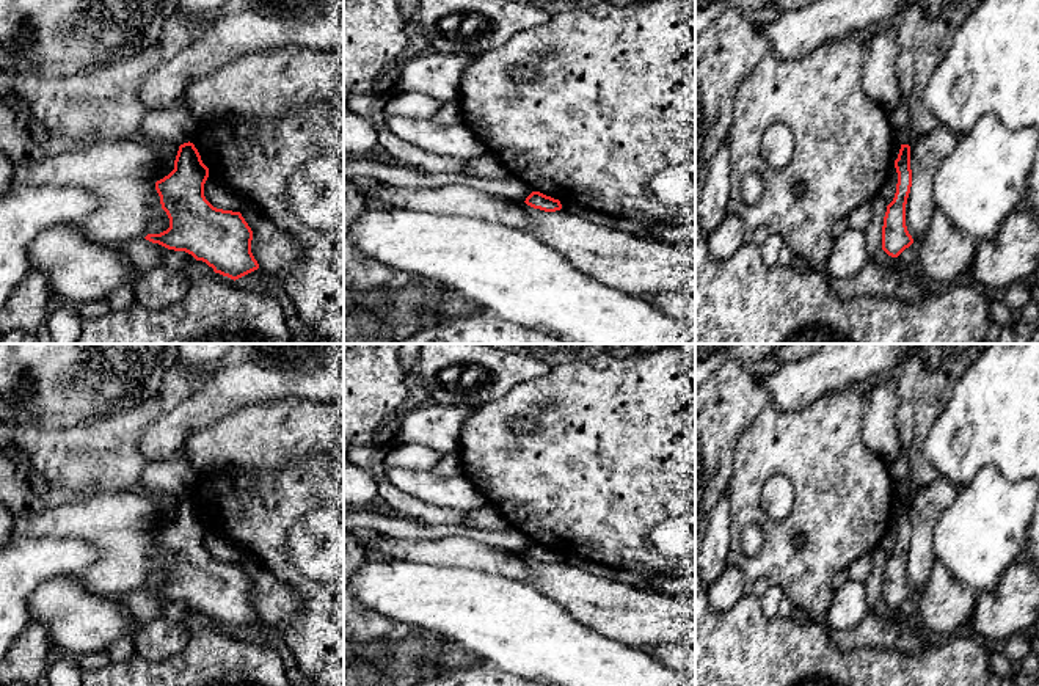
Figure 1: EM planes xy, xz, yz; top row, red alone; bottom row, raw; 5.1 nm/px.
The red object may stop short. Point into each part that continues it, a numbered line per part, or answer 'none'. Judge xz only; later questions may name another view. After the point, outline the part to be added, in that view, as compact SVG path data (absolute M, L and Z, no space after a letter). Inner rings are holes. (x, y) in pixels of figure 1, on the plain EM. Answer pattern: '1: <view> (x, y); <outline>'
none

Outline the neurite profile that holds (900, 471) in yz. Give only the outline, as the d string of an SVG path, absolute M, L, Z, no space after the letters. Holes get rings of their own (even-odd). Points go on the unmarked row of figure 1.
M906 454L896 457L888 463L890 477L896 494L910 496L912 493L912 471Z

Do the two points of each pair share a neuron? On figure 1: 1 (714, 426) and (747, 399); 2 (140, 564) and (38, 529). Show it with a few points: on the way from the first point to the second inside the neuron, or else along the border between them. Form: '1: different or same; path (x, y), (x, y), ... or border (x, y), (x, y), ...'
1: same; path (722, 418), (740, 401)
2: same; path (115, 539), (101, 525), (63, 525)

